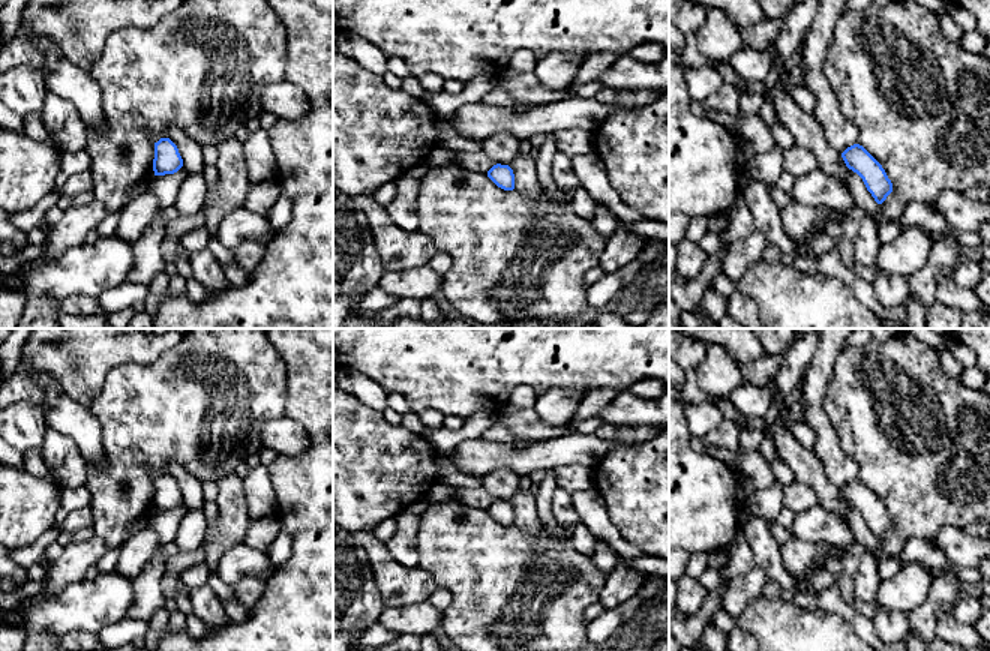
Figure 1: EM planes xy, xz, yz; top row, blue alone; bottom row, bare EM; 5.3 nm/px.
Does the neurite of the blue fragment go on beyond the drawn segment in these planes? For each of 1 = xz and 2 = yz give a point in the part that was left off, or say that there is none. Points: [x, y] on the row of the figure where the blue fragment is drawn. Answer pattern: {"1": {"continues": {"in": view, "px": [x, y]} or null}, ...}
{"1": {"continues": null}, "2": {"continues": null}}

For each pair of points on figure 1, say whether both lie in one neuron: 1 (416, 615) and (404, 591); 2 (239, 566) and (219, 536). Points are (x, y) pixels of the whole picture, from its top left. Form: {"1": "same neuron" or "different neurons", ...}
{"1": "different neurons", "2": "different neurons"}

